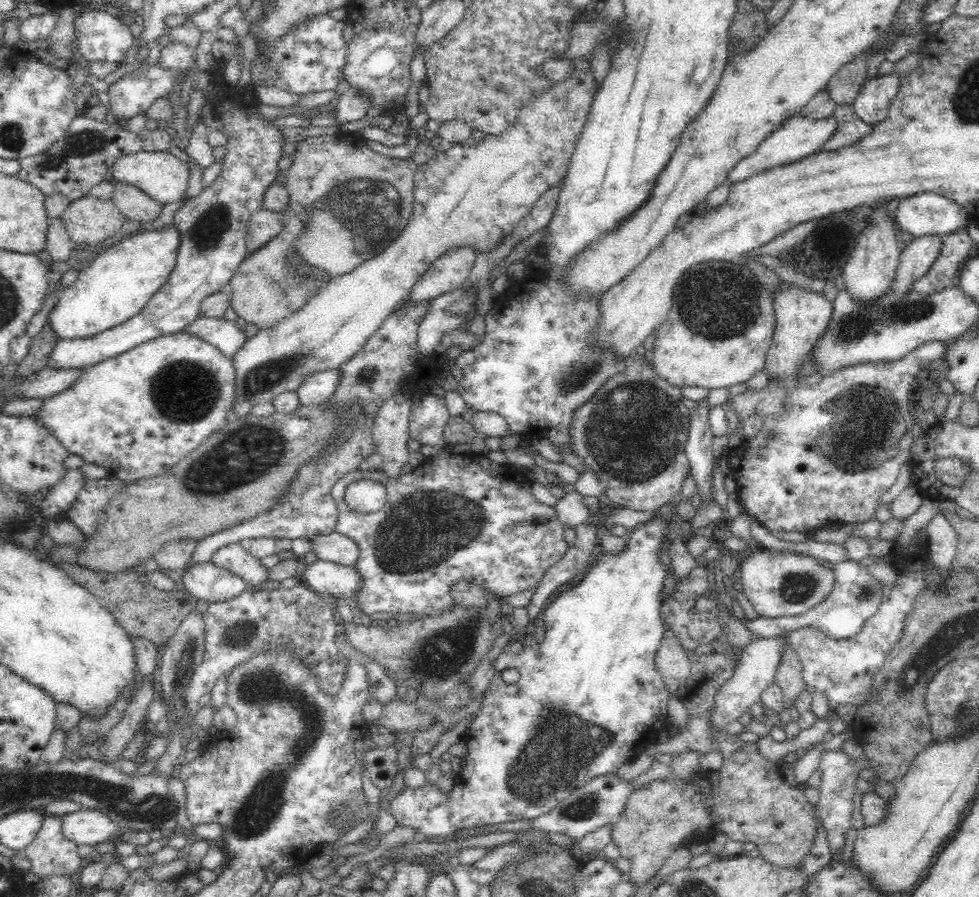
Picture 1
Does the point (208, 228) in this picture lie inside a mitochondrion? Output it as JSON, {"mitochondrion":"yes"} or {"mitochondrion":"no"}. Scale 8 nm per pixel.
{"mitochondrion":"yes"}

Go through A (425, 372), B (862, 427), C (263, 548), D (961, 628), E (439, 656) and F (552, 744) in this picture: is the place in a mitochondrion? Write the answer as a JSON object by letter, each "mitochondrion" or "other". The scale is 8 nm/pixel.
{"A":"other","B":"mitochondrion","C":"other","D":"mitochondrion","E":"mitochondrion","F":"mitochondrion"}

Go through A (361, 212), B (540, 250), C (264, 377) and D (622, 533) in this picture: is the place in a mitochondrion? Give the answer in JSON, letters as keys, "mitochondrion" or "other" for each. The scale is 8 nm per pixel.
{"A":"mitochondrion","B":"other","C":"mitochondrion","D":"other"}

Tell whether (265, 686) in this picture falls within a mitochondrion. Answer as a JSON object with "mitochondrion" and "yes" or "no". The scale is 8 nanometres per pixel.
{"mitochondrion":"yes"}

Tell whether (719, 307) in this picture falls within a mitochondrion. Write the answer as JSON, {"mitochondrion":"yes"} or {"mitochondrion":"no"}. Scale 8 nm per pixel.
{"mitochondrion":"yes"}

